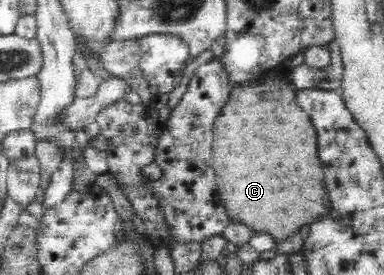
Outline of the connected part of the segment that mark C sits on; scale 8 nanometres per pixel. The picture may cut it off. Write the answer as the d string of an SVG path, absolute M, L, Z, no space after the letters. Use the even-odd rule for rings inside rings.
M274 76L261 83L254 78L232 85L229 103L223 107L221 115L217 115L213 131L216 184L229 217L246 223L254 232L270 233L277 242L298 233L303 225L310 224L319 215L329 213L331 207L323 183L323 167L317 157L317 131L311 116L299 105L296 91L292 82ZM263 131L267 131L267 137L271 135L271 141L279 139L279 143L259 143Z

